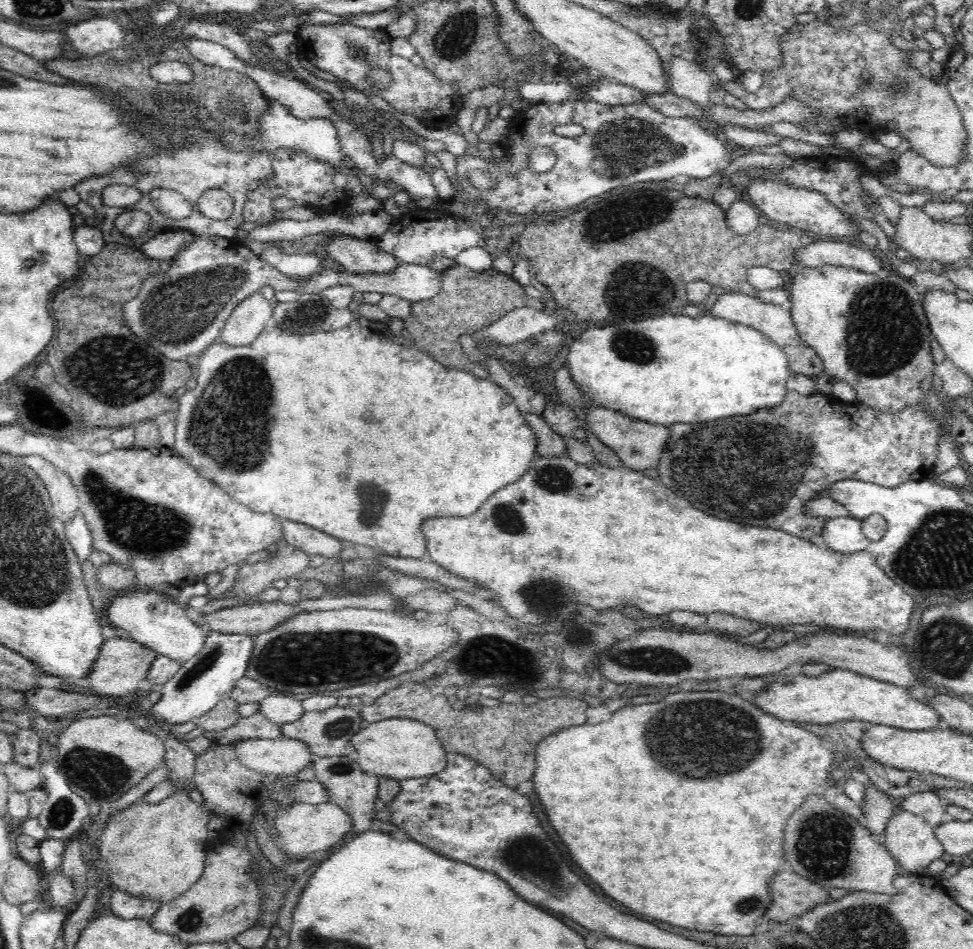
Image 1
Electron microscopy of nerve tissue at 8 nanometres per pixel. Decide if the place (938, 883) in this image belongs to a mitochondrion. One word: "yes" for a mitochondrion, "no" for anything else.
no

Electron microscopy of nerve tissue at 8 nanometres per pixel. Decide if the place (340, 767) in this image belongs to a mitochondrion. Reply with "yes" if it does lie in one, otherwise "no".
yes

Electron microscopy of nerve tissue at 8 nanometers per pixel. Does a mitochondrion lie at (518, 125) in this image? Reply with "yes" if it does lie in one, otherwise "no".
no

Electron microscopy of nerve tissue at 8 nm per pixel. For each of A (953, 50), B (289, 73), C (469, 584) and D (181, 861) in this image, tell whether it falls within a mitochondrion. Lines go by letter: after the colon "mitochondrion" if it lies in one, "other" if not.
A: other
B: other
C: other
D: other

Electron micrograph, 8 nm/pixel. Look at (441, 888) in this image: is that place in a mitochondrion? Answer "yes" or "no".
no

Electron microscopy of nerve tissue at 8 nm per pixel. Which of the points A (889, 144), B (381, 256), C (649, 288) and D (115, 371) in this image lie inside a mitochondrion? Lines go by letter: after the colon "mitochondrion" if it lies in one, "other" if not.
A: other
B: other
C: mitochondrion
D: mitochondrion

